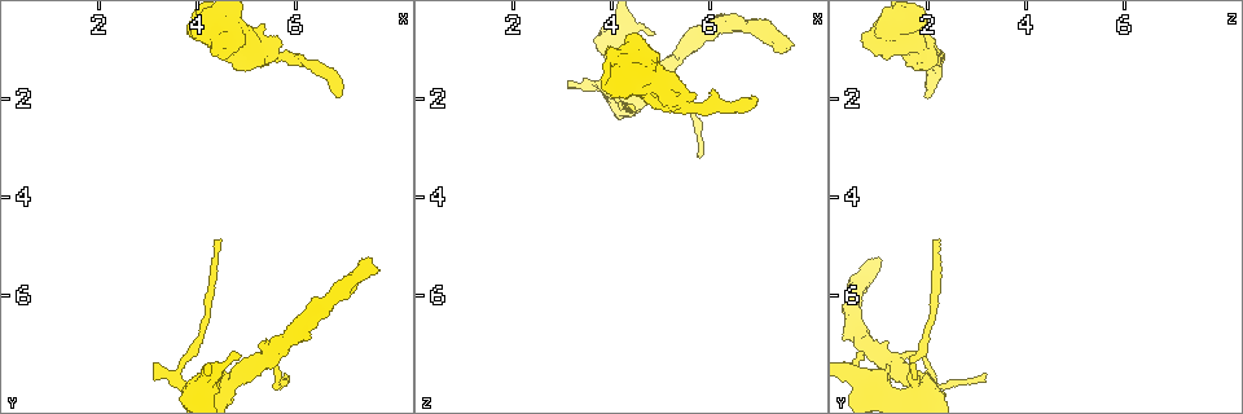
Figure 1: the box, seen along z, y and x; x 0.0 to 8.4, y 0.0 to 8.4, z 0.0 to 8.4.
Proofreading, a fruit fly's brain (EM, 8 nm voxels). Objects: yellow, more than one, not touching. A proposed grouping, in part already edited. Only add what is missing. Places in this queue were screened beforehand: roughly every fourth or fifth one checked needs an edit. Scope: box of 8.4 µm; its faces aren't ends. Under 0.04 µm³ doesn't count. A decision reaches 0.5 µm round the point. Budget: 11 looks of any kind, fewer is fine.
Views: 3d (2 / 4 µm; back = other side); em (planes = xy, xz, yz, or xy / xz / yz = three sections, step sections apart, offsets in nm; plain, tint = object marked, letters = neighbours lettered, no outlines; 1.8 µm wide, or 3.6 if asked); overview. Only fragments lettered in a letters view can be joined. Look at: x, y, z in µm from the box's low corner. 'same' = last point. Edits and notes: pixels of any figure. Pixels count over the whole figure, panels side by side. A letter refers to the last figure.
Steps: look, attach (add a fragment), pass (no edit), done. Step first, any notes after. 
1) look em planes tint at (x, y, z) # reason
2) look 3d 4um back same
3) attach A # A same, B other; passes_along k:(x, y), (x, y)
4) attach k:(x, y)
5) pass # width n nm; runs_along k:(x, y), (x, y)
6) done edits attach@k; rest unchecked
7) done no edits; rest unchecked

look 3d 4um at (7.50, 5.35, 1.05)

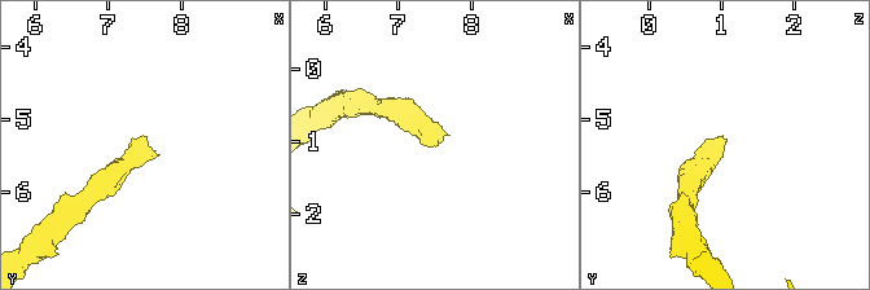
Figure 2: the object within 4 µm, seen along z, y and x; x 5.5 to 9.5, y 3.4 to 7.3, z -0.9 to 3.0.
look em planes letters at (7.55, 5.30, 1.10)

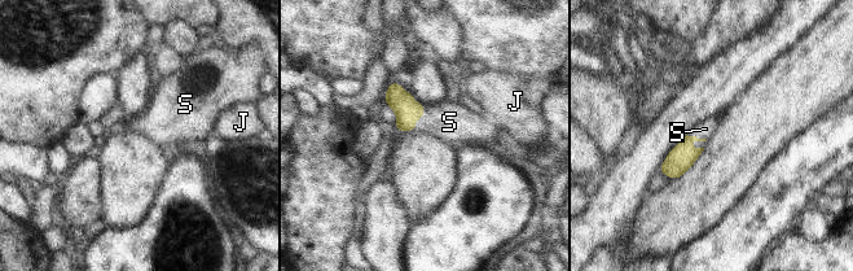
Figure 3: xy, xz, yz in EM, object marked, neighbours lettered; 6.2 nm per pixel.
attach S # J other, S same; passes_along 3:(681, 157), (691, 140), (706, 129); it goes on there

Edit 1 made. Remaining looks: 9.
look em planes letters at (4.60, 0.70, 0.80)

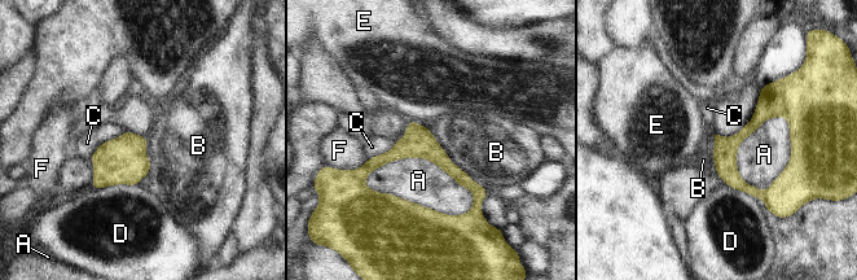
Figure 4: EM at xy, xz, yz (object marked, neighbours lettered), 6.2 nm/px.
pass # A other, B other, C other, D other, E other, F other; none of them fits

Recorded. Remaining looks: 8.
look em planes letters at (6.85, 1.95, 2.00) # an open end

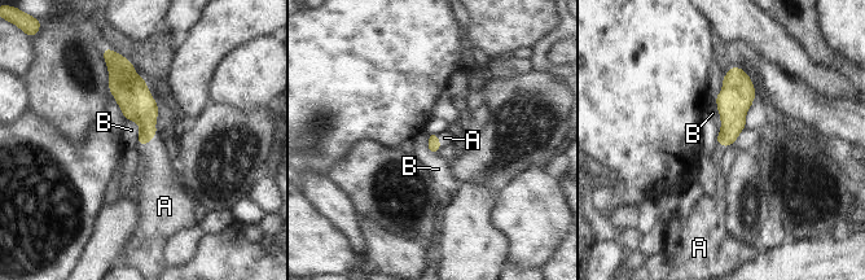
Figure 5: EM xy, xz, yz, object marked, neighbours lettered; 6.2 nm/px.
attach A # A same, B other; passes_along 5:(136, 103), (149, 140), (159, 179); it goes on there

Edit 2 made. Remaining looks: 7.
look overview

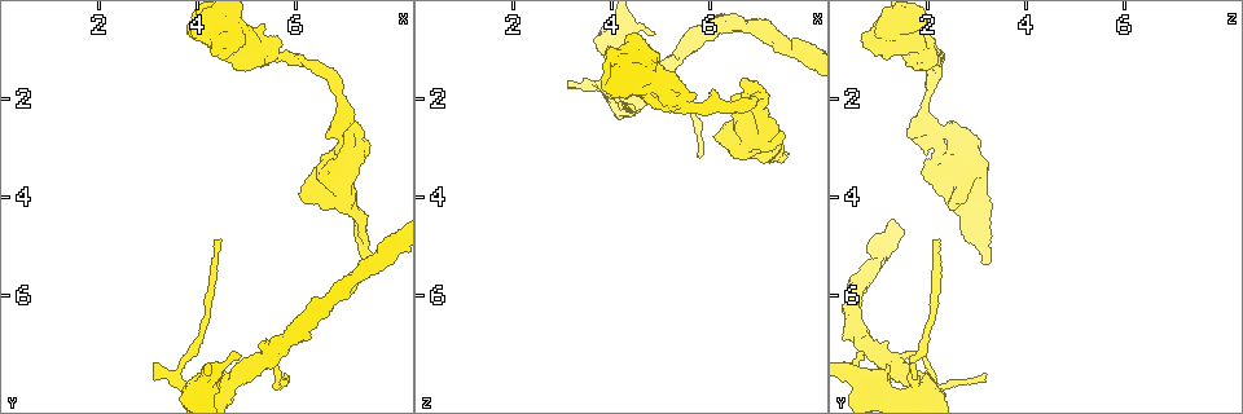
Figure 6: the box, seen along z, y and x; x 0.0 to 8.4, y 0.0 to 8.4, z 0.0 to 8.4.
look em xz step 16 tint at (7.50, 5.30, 3.05) # branch stops here

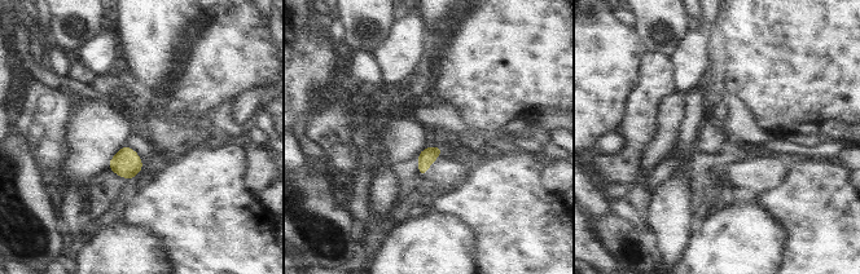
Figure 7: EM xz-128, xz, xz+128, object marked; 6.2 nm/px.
look em xz step 16 letters same

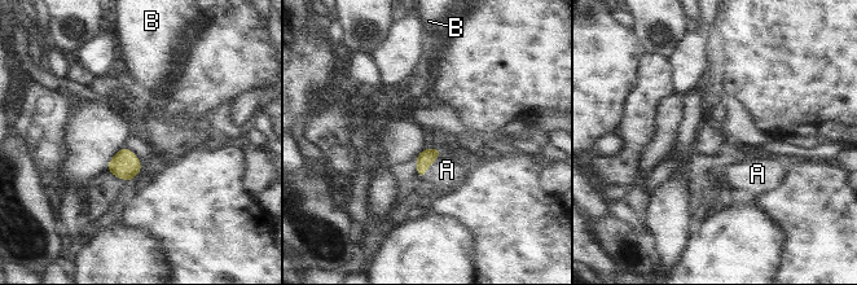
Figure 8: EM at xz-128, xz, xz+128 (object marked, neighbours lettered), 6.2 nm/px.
attach A # A same, B other; passes_along 8:(427, 157), (431, 163), (447, 170); it goes on there

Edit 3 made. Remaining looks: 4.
look overview # see it whole again

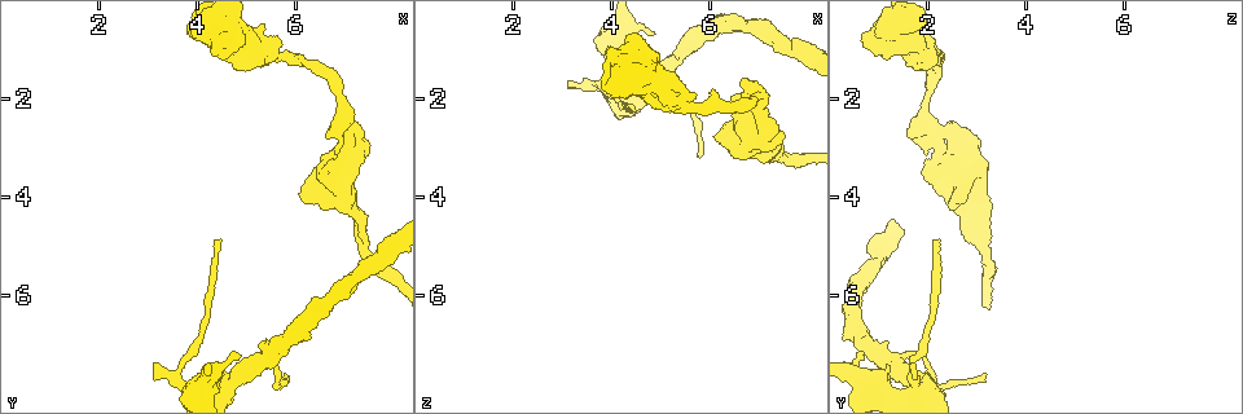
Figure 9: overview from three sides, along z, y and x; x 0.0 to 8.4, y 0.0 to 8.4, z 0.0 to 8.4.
look 3d 2um back at (5.75, 7.55, 3.20) # branch stops here

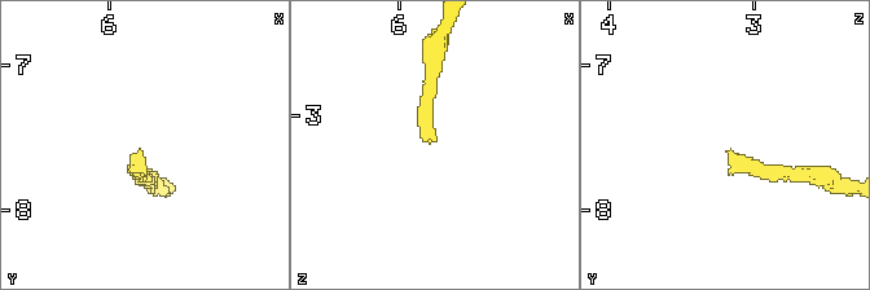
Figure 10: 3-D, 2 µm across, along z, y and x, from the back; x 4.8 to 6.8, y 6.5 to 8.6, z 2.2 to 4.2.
look em xy step 8 letters at (5.80, 7.62, 3.20)

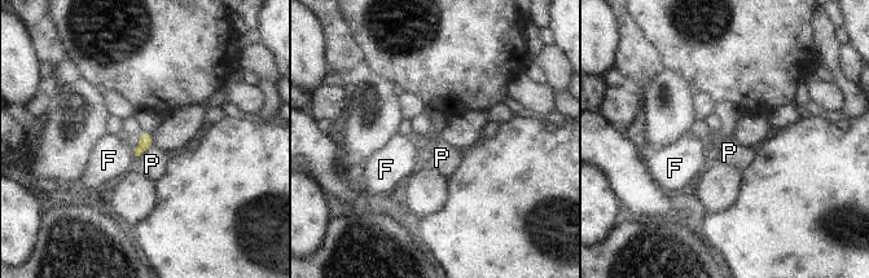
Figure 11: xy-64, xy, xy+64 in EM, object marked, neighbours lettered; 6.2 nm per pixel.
look em planes letters same

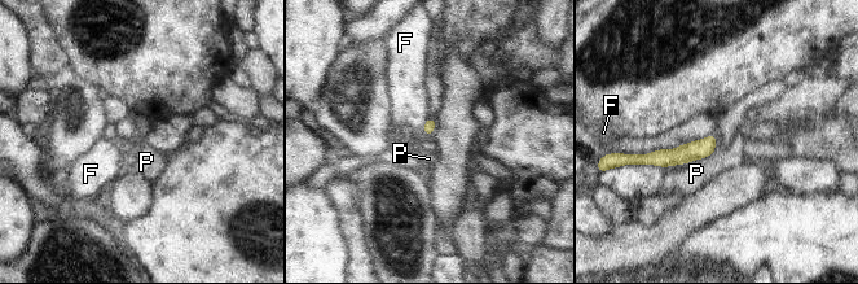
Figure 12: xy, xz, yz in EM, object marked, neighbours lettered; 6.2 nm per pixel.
pass # longest_contact P 120 nm; F other, P other; border 12:(714, 151), (699, 160); none of them fits

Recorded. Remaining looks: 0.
done edits attach@3, attach@5, attach@8; rest unchecked

